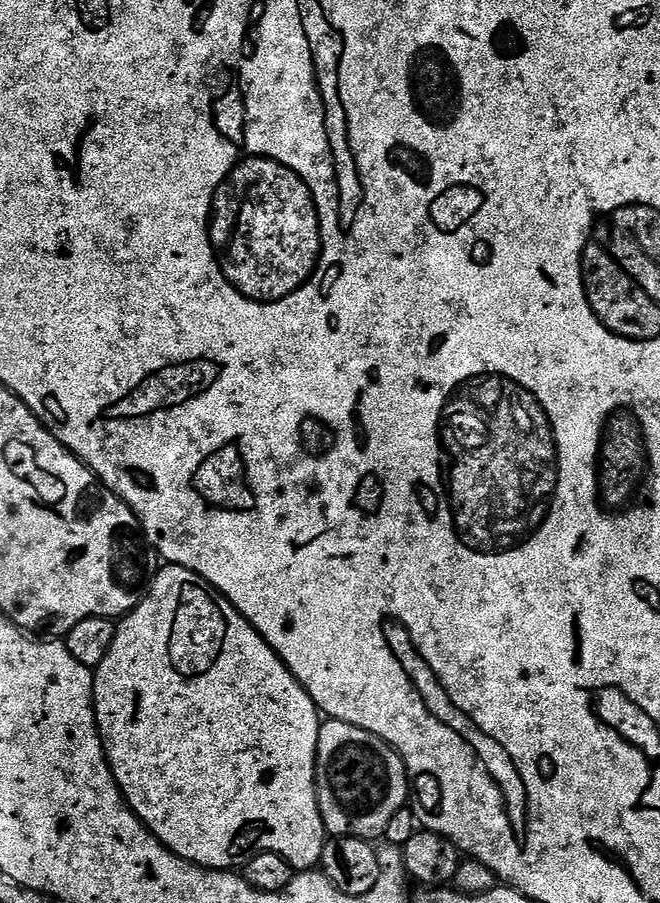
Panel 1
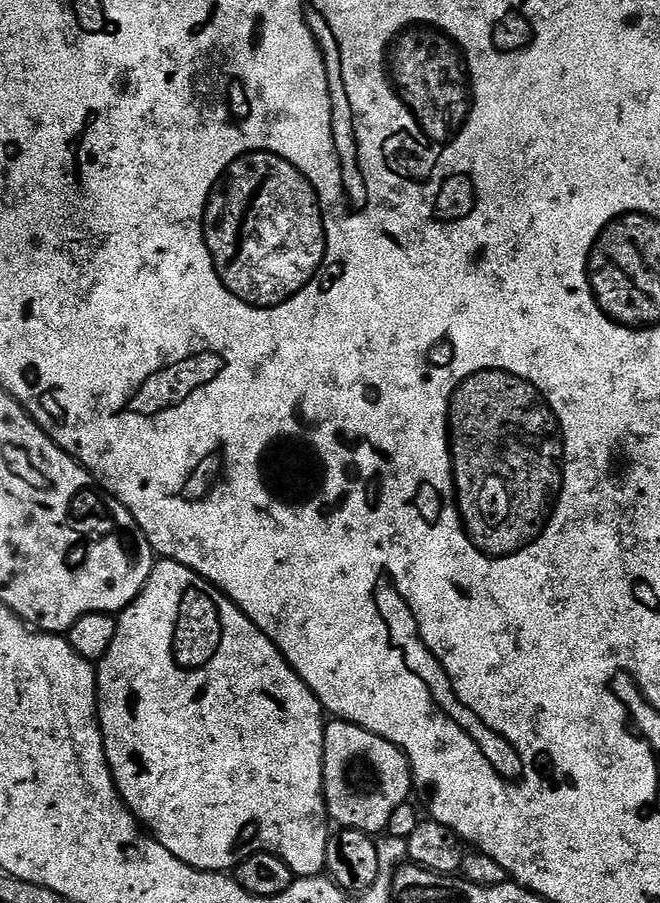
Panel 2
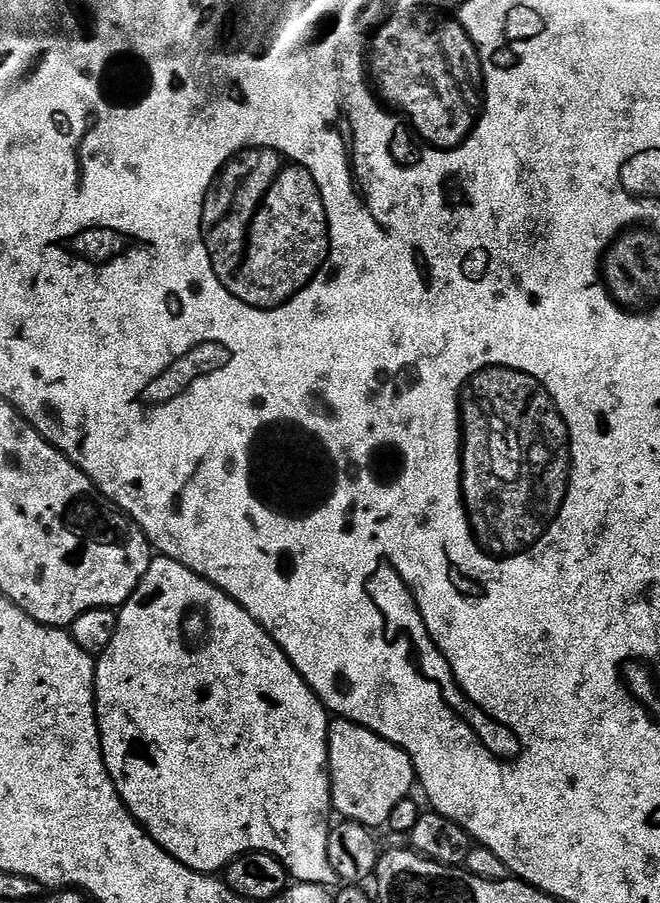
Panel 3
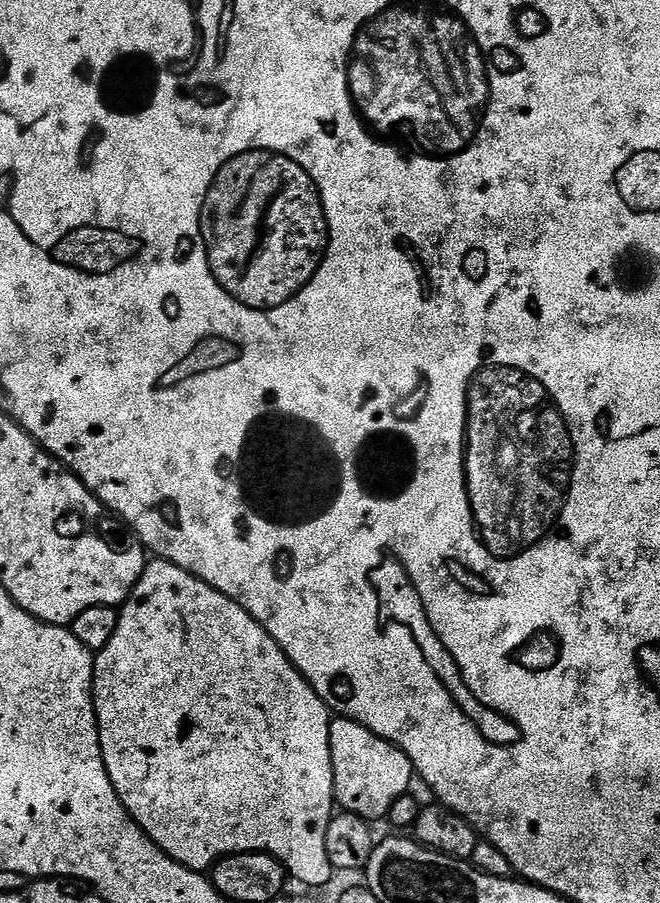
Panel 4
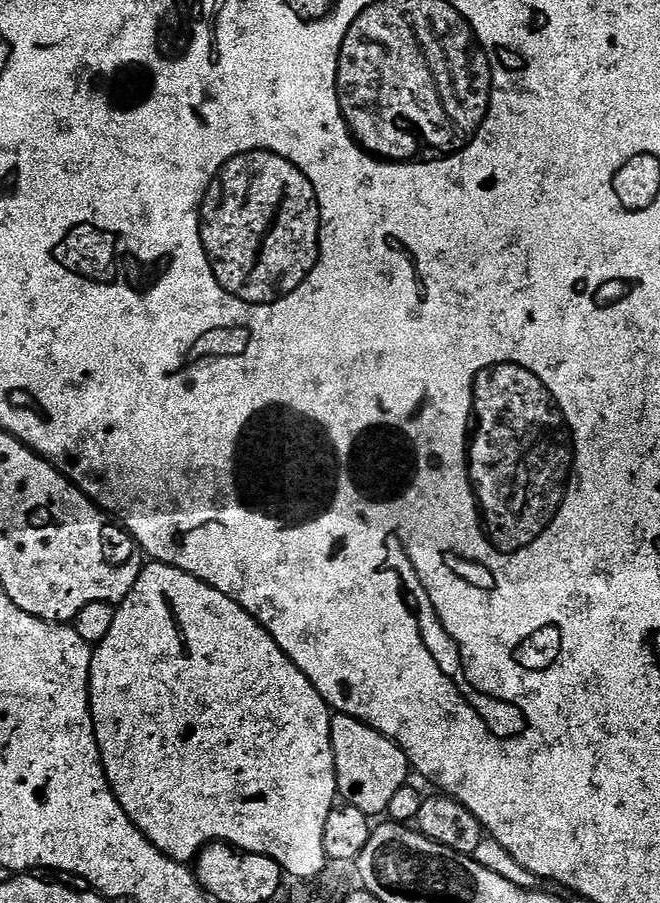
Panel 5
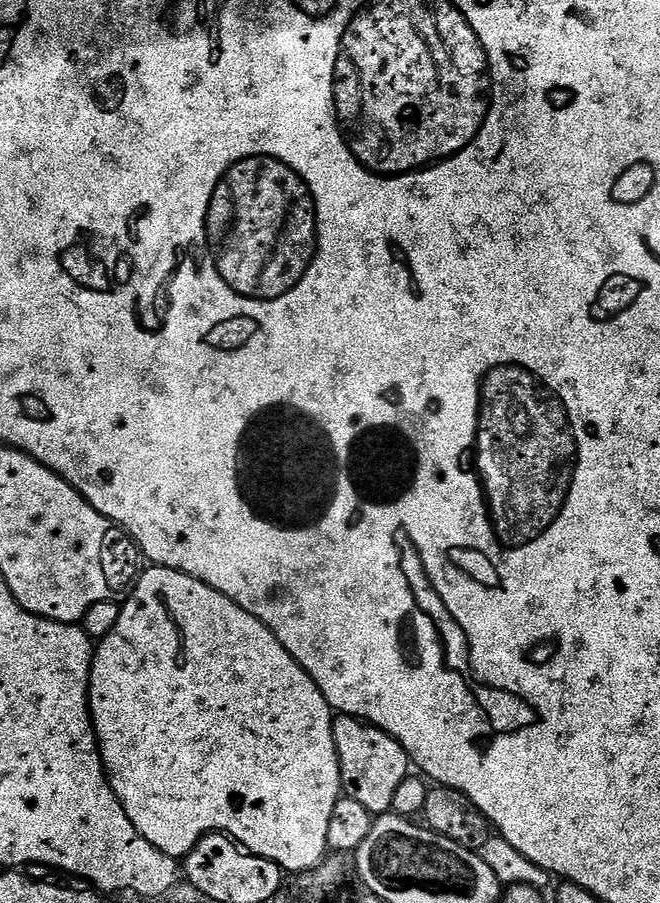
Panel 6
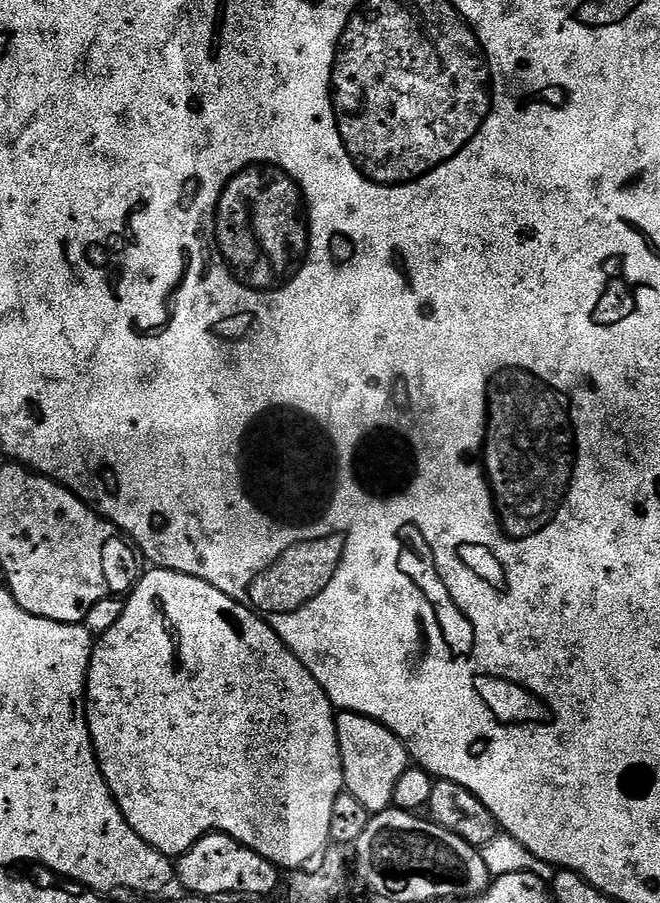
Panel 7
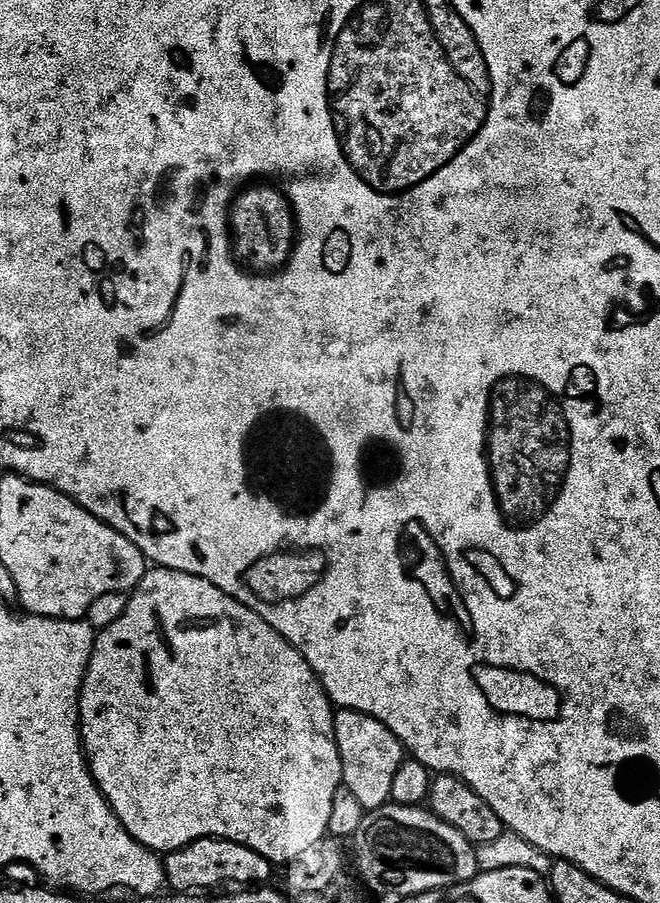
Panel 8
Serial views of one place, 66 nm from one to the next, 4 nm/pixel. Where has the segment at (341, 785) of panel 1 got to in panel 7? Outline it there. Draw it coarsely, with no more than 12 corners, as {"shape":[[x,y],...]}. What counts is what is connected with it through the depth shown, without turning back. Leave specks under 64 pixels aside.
{"shape":[[340,712],[344,787],[370,814],[410,767],[393,732]]}

